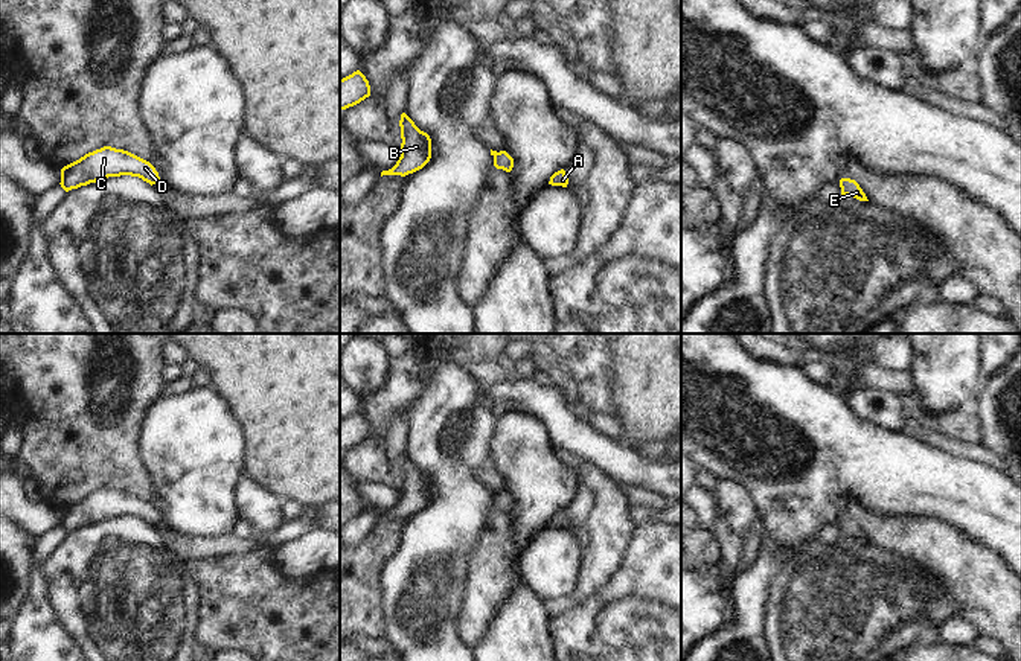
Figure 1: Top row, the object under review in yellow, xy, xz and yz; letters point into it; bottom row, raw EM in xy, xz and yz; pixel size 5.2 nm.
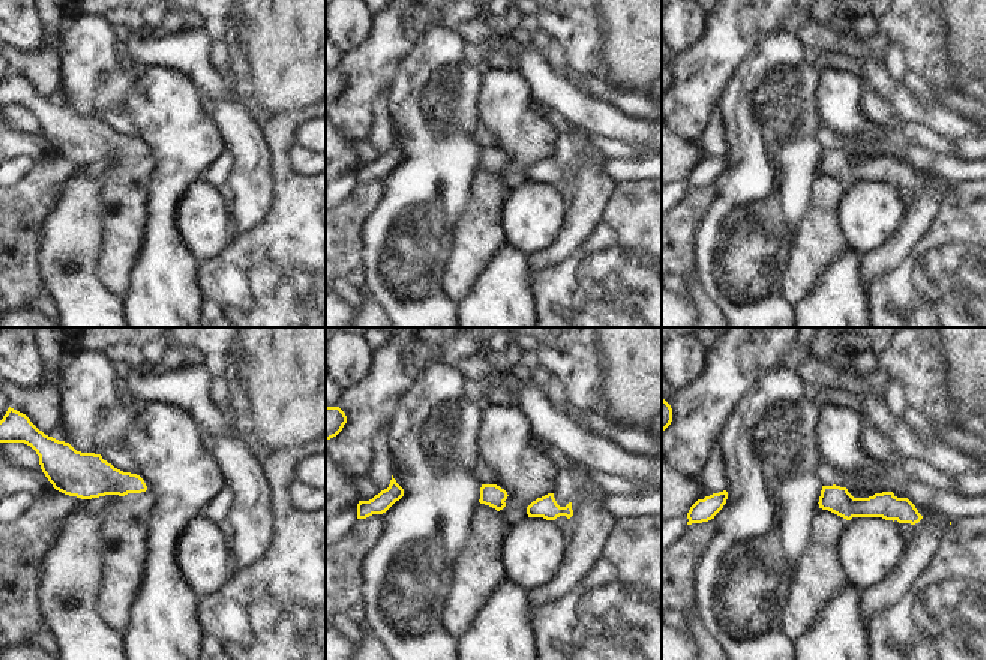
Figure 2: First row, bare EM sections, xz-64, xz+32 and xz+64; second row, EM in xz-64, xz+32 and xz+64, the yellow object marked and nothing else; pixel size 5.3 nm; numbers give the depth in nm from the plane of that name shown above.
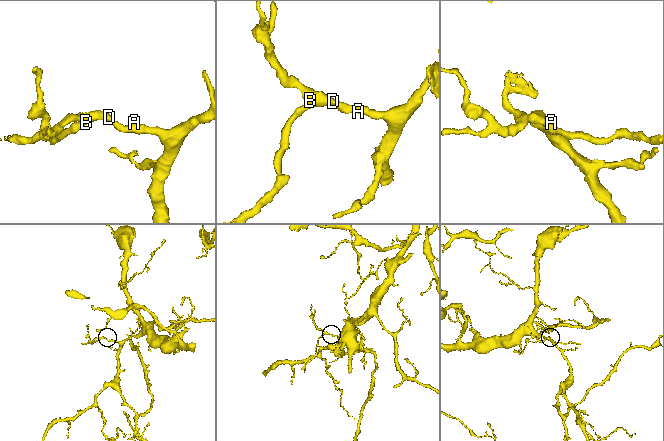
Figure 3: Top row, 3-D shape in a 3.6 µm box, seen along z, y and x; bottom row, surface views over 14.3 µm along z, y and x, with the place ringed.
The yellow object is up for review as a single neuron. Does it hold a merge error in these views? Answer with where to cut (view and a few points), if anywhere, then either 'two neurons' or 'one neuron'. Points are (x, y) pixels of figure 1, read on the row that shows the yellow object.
cut none; one neuron

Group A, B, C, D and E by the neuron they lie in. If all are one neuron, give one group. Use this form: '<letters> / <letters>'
A B C D E

